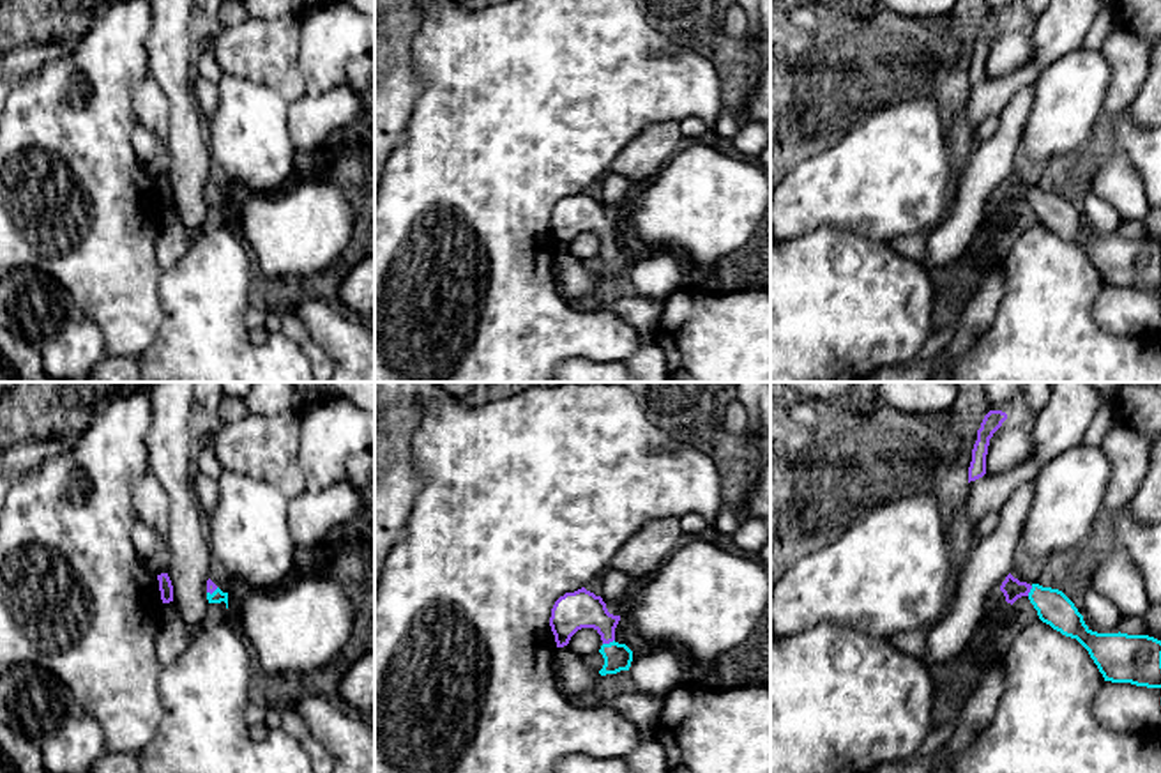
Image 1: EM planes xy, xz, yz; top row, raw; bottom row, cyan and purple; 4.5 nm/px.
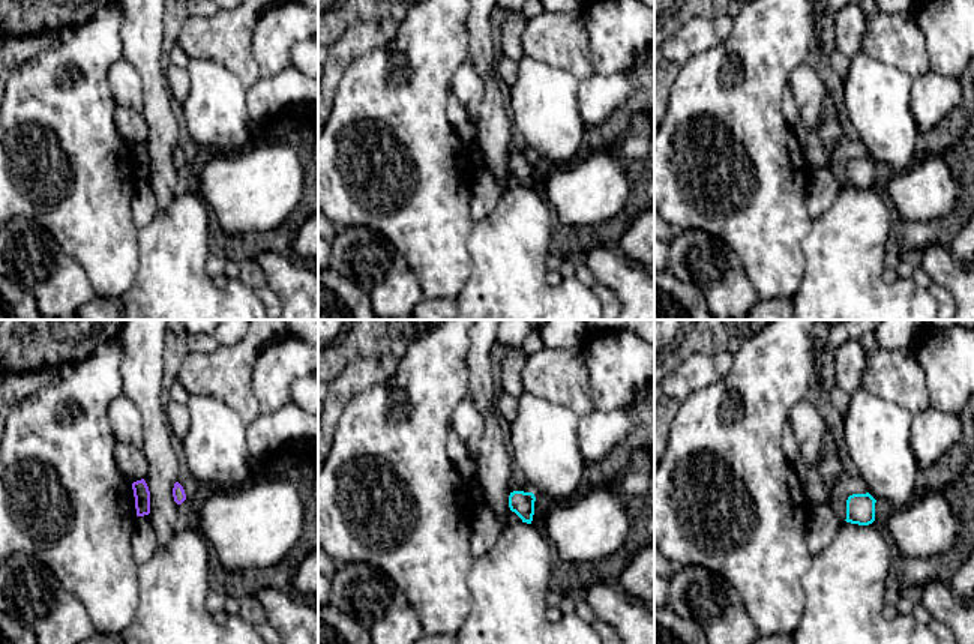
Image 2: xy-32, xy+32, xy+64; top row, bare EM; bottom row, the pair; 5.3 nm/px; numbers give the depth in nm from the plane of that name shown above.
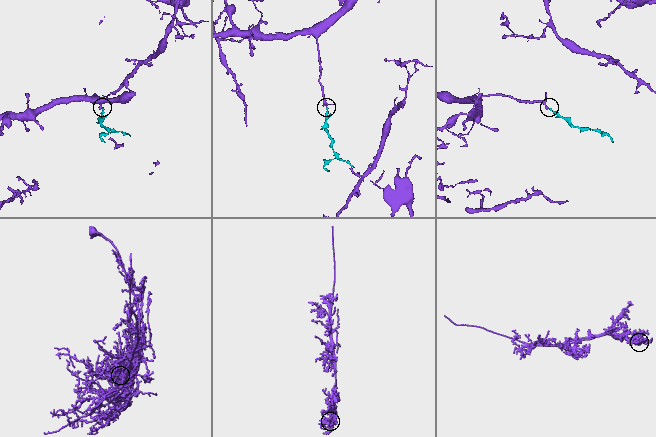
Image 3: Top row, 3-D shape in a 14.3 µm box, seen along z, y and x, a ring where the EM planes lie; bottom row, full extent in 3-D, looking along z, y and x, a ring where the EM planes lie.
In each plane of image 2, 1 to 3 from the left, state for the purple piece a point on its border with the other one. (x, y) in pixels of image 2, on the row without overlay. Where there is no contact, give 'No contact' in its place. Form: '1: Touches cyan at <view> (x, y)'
1: No contact
2: No contact
3: No contact

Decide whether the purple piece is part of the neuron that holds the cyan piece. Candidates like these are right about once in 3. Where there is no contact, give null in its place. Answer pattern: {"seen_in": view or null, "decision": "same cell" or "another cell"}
{"seen_in": "xz", "decision": "same cell"}

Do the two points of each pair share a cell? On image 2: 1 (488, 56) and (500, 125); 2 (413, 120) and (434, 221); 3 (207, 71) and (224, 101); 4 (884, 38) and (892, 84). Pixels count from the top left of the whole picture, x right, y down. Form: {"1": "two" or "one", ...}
{"1": "one", "2": "one", "3": "one", "4": "two"}

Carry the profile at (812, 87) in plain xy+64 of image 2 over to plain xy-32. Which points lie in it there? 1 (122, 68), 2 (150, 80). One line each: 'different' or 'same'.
1: same
2: different

